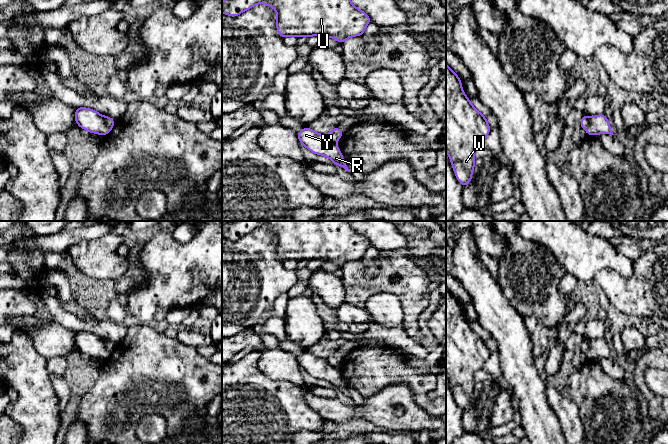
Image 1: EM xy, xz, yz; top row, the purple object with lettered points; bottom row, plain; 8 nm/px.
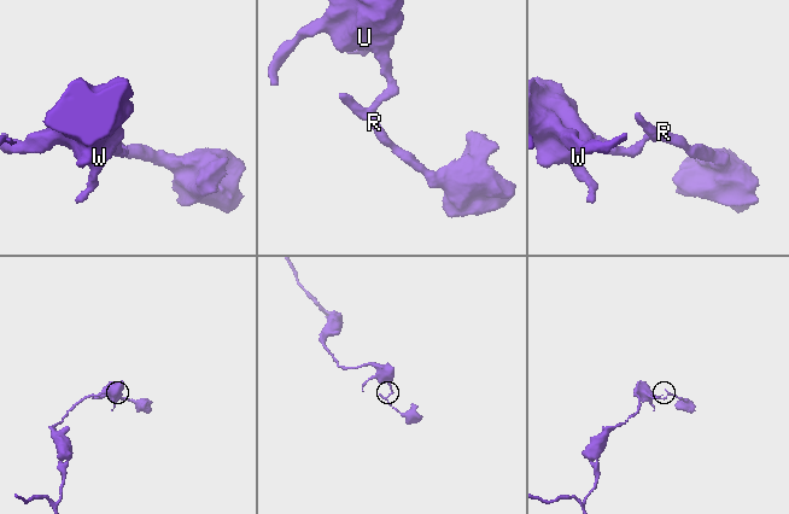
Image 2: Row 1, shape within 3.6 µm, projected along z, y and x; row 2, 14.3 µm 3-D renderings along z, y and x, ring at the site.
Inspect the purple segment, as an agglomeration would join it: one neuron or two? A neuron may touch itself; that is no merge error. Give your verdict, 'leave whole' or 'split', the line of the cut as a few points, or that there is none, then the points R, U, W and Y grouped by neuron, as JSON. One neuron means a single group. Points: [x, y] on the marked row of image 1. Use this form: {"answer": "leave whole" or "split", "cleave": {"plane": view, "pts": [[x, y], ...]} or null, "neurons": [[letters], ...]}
{"answer": "split", "cleave": {"plane": "xy", "pts": [[104, 117], [111, 129]]}, "neurons": [["R", "Y"], ["U", "W"]]}

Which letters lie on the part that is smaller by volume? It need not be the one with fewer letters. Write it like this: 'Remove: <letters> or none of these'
Remove: R, Y

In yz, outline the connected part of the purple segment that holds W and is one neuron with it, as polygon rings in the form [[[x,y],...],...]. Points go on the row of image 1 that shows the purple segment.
[[[446,64],[446,151],[454,173],[462,187],[471,182],[475,166],[475,149],[483,145],[491,127],[486,116],[482,115],[471,103],[462,89],[461,79]]]

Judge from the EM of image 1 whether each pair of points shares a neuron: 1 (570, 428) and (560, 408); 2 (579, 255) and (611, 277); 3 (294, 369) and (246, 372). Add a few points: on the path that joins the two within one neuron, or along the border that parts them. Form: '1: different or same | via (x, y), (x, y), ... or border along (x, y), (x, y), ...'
1: same | via (570, 423), (565, 413)
2: different | border along (593, 277), (603, 269), (612, 269), (624, 278)
3: different | border along (254, 350), (257, 367), (283, 380)

